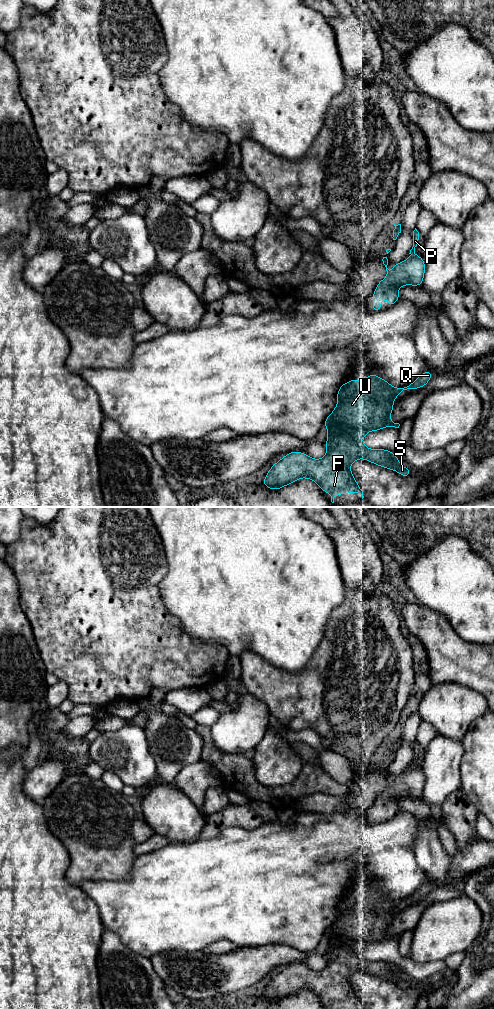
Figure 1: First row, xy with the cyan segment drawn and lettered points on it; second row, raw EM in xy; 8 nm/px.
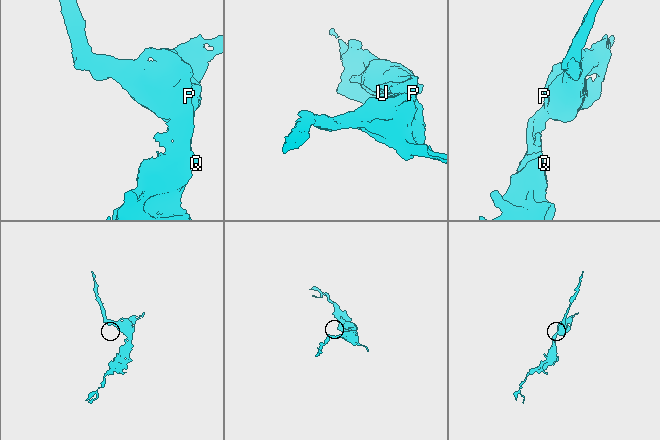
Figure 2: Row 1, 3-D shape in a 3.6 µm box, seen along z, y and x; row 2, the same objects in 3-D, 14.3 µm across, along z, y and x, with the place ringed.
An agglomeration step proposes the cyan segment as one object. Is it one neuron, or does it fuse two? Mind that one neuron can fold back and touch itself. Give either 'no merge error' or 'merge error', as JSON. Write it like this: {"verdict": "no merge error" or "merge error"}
{"verdict": "no merge error"}

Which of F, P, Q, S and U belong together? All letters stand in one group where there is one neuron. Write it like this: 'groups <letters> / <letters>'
groups F P Q S U

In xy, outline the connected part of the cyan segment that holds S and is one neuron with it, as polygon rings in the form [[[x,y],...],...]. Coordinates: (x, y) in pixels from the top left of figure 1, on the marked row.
[[[424,371],[413,383],[398,388],[376,374],[368,375],[363,381],[352,379],[343,383],[337,392],[337,406],[324,422],[328,434],[326,455],[316,460],[291,451],[270,468],[263,485],[278,490],[301,478],[312,479],[321,491],[329,493],[334,503],[334,497],[339,494],[356,492],[364,498],[350,470],[355,460],[365,459],[409,477],[410,469],[401,466],[393,452],[367,448],[362,439],[370,431],[399,428],[399,423],[390,420],[394,399],[402,391],[424,387],[432,376],[430,371]]]

